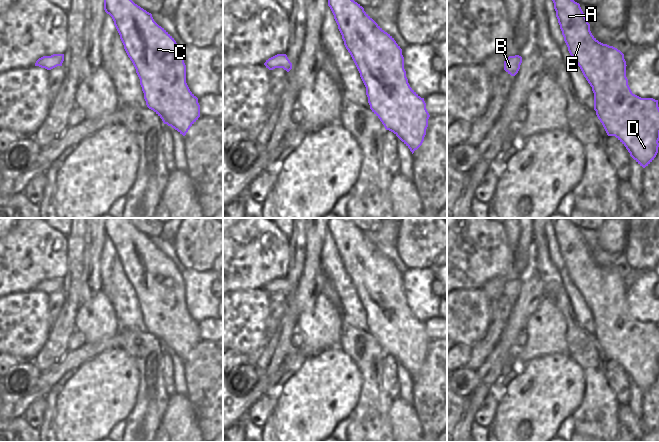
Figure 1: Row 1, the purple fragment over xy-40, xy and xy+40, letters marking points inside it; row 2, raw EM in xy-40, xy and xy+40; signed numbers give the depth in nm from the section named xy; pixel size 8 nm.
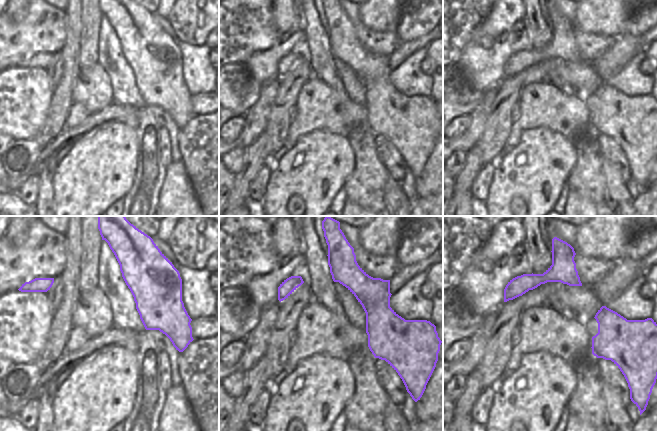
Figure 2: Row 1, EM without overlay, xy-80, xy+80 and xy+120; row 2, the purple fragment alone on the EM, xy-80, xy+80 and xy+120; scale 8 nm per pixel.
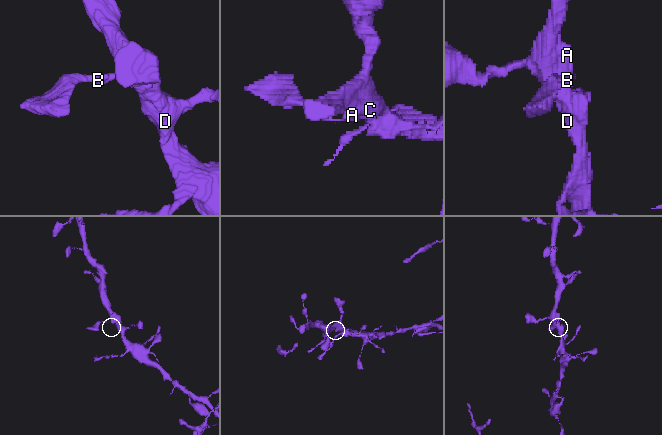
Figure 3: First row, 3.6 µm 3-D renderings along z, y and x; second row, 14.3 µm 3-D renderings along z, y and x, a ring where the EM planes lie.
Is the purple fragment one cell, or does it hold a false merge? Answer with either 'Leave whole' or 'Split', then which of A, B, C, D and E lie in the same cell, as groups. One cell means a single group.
Leave whole. Groups: A B C D E.

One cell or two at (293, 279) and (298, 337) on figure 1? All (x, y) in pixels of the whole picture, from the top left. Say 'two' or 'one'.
two

